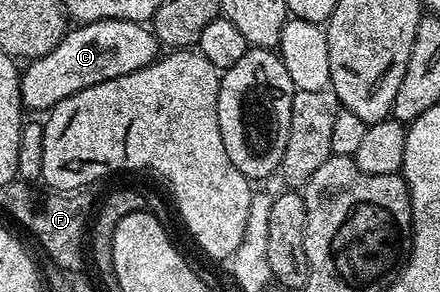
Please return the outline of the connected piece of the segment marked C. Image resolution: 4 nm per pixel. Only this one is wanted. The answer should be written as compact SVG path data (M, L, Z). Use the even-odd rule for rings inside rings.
M96 20L75 25L67 29L66 35L60 40L60 44L56 44L56 48L52 48L52 52L33 59L27 65L30 67L21 71L23 107L27 111L48 112L56 104L60 104L60 100L84 88L92 88L92 84L100 84L116 76L128 76L128 72L144 68L159 54L160 43L155 38L153 29L147 28L143 23Z

